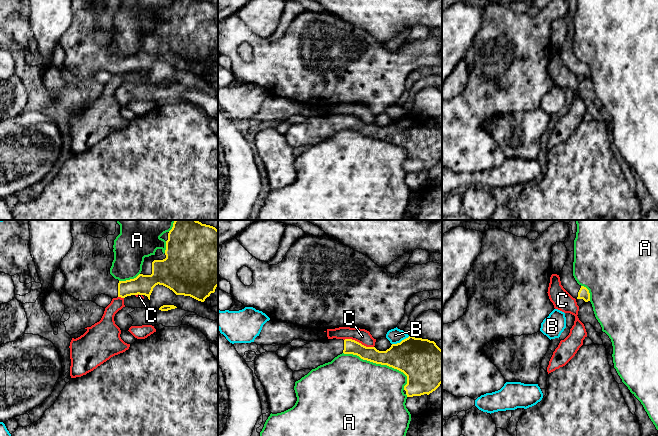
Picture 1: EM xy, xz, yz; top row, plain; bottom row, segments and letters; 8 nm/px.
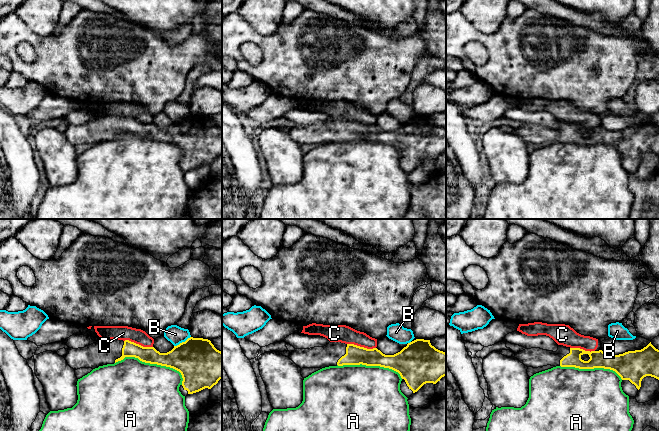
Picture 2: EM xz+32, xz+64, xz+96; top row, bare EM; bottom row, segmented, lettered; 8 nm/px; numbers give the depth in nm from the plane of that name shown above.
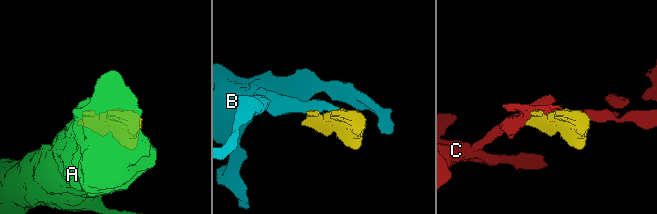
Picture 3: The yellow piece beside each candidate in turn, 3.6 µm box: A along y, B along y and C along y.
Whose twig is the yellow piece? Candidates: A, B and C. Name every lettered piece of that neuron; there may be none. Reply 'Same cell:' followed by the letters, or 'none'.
Same cell: none

